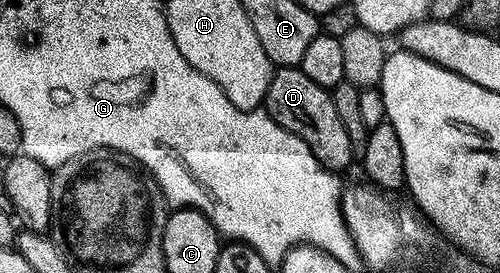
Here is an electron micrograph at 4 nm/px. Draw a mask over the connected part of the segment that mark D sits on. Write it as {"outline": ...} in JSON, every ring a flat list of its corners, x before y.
{"outline":[[280,67,273,72,263,108,274,119,274,123,298,135,298,139,310,147,318,163,325,169,341,171,348,164,353,164,350,135,346,135,346,127,338,115,338,107,334,107,331,92,318,87,318,83,309,79,299,67]]}

